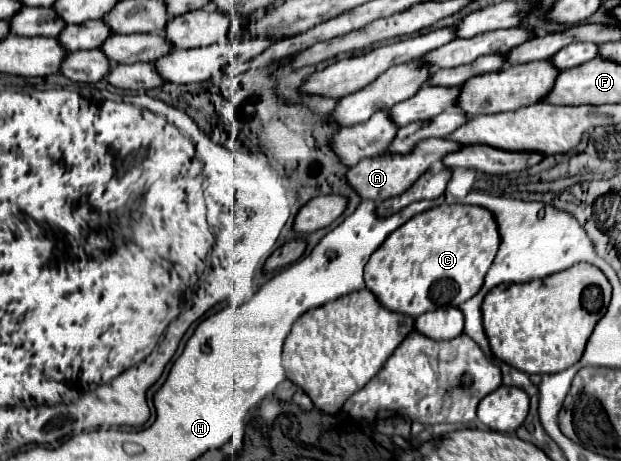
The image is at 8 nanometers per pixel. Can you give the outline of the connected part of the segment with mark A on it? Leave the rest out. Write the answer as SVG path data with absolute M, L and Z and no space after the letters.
M435 137L425 139L425 141L417 143L417 147L411 153L405 153L405 155L377 155L377 157L367 157L367 159L359 161L355 167L349 169L347 179L363 199L373 199L373 201L379 203L379 201L385 201L389 197L401 195L433 163L441 161L447 153L453 153L453 151L459 151L459 149L461 149L461 145L457 145L457 141L451 141L451 139L435 139Z

